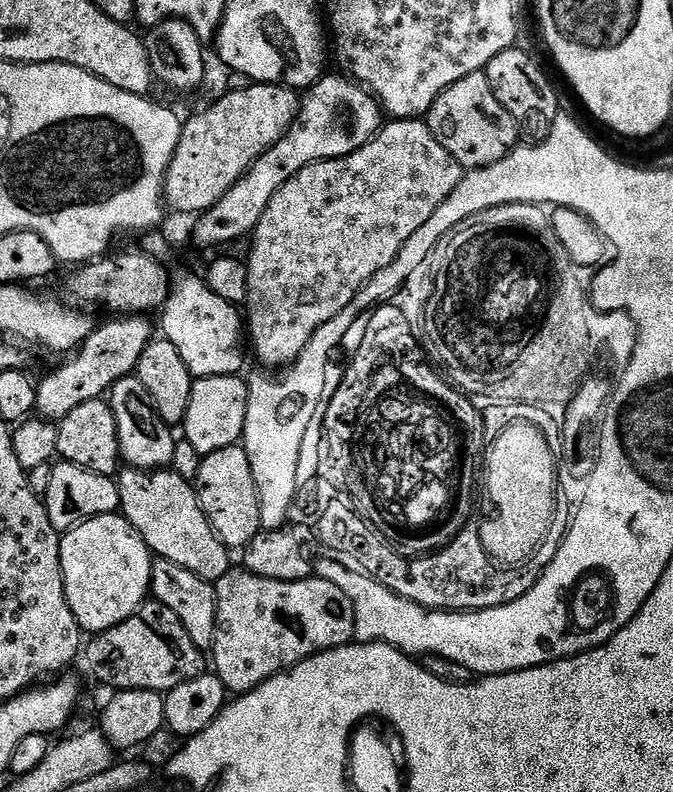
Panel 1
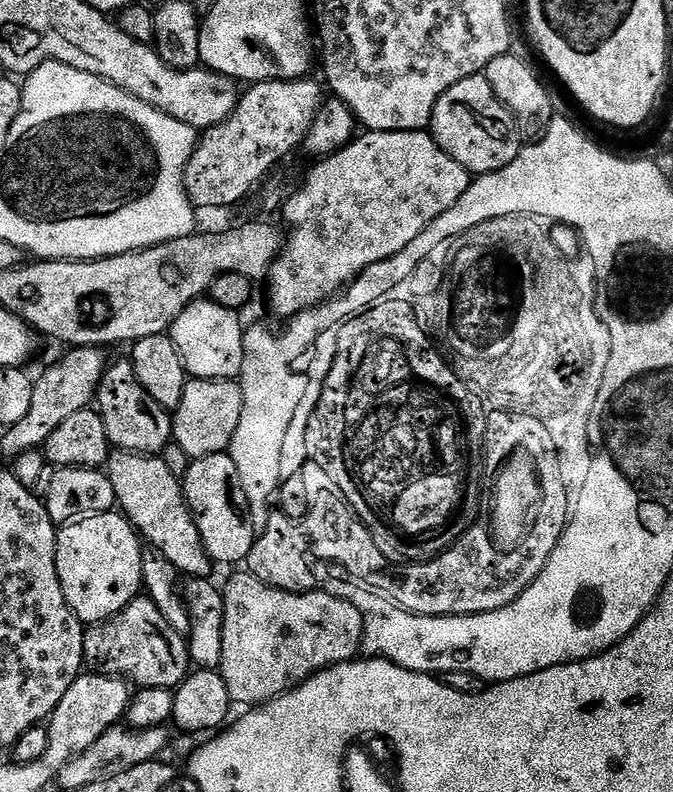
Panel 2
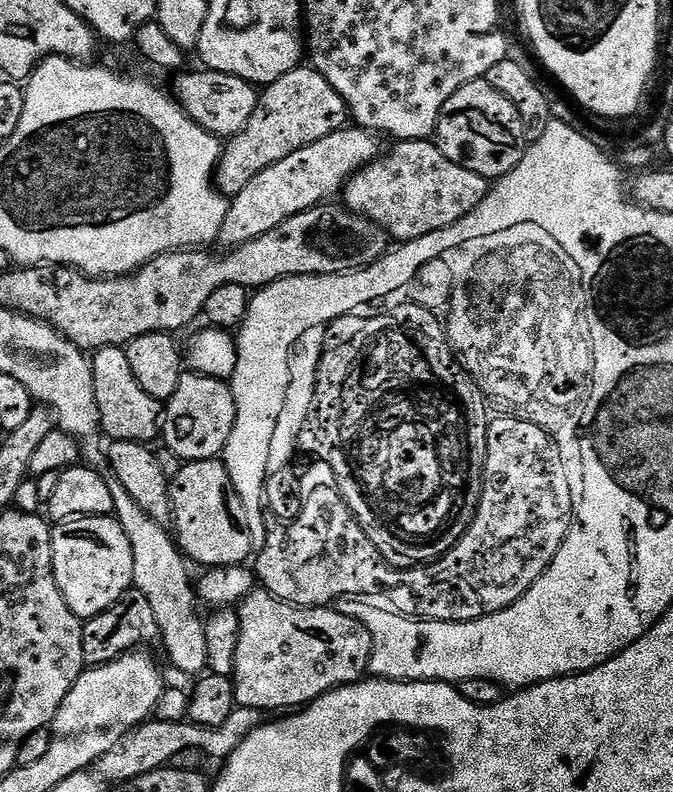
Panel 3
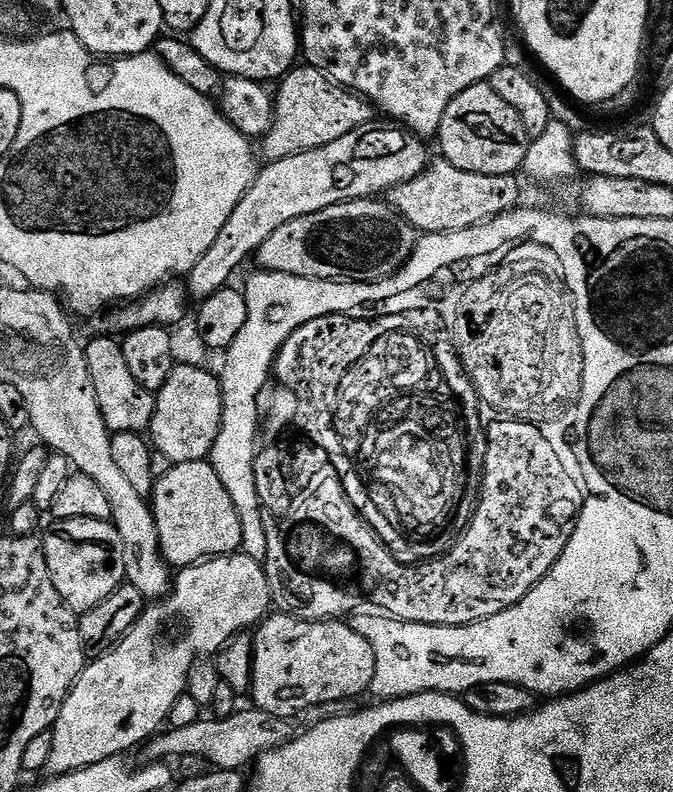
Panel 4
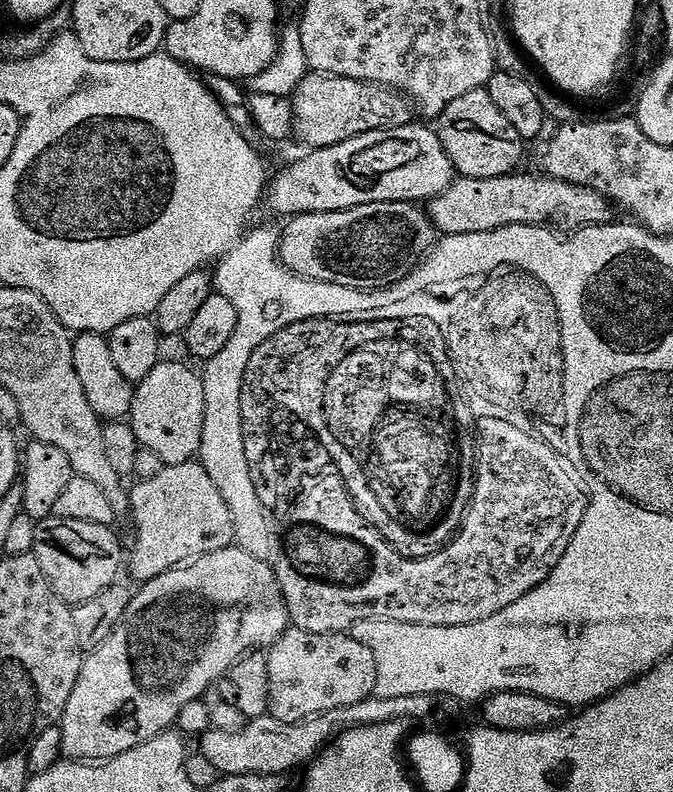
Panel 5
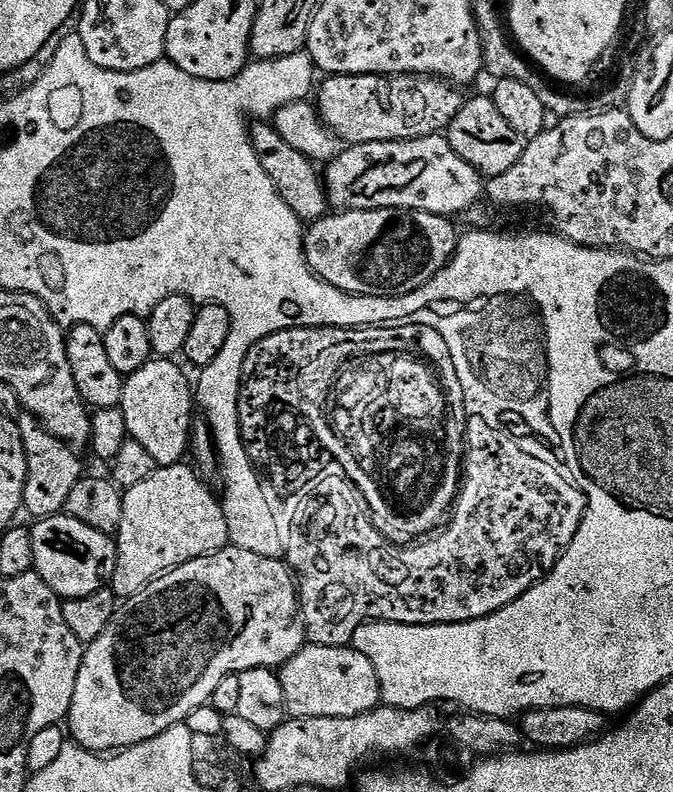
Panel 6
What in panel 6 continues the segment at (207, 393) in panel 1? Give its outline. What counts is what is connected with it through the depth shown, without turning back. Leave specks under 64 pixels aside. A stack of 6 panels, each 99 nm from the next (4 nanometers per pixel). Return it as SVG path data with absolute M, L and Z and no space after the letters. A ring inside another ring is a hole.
M172 358L148 360L146 366L142 366L142 370L134 370L134 374L126 377L120 399L119 408L126 418L126 430L129 437L138 441L154 457L154 462L161 468L181 463L189 455L194 427L192 415L197 415L198 412L193 381L191 379L188 381L187 374L176 363L177 361Z

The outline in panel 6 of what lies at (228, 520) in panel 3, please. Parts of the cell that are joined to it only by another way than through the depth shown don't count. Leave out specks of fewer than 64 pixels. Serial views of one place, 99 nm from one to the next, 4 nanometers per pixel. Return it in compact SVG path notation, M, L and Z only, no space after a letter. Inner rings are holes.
M181 462L165 468L157 467L150 478L145 478L139 486L130 486L124 492L122 522L120 529L114 534L116 565L110 581L112 592L121 601L136 596L146 586L150 586L150 582L154 582L159 576L165 576L170 570L194 558L209 556L229 547L226 514L221 497L217 493L215 496L208 489L208 484L204 481L207 479L195 467L187 468L186 465L187 463Z

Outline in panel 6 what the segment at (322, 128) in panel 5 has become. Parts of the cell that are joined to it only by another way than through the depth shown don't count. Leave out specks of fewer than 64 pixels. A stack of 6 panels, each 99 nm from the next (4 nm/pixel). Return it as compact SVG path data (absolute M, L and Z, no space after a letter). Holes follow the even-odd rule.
M328 76L325 81L318 88L320 117L348 146L441 135L466 99L457 85L437 76Z

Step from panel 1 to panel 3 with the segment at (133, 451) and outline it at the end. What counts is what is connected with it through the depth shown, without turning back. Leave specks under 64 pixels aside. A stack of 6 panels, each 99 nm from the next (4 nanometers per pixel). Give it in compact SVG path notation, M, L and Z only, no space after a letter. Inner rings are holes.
M106 346L95 349L91 353L90 363L94 374L94 398L98 398L103 435L109 441L151 445L152 439L155 436L157 439L162 432L162 404L161 401L150 398L150 394L138 386L138 378L134 378L134 370L130 367L130 358L126 358L124 348Z

